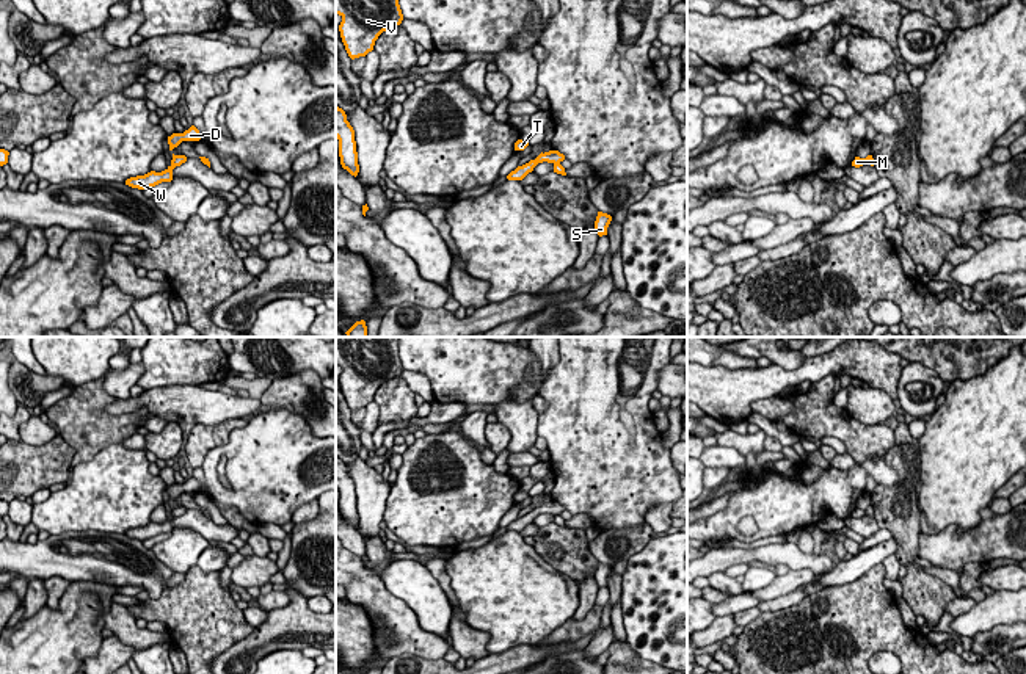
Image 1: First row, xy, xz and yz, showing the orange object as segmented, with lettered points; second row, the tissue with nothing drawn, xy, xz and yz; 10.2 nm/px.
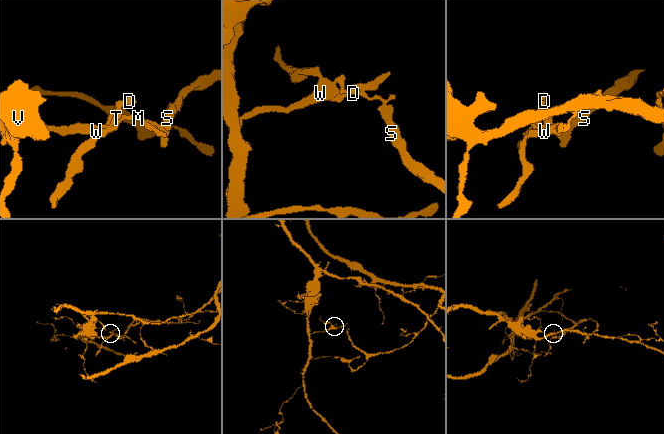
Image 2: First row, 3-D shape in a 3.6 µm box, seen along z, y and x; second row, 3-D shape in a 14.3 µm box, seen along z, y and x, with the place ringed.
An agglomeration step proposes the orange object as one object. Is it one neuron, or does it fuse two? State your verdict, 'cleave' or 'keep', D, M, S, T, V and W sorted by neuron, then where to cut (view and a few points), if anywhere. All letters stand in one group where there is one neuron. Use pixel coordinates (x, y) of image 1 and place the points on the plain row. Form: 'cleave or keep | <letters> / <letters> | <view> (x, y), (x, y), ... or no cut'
cleave | D M T V W / S | xz (559, 513), (554, 516)

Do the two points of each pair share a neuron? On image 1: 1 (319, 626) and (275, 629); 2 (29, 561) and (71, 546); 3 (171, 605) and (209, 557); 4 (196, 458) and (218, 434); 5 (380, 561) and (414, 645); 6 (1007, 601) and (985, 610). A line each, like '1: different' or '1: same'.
1: same
2: same
3: different
4: same
5: different
6: same

